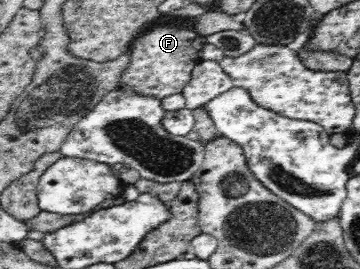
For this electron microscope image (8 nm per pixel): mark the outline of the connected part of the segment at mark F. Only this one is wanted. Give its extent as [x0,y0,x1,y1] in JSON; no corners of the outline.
[119,16,207,101]

